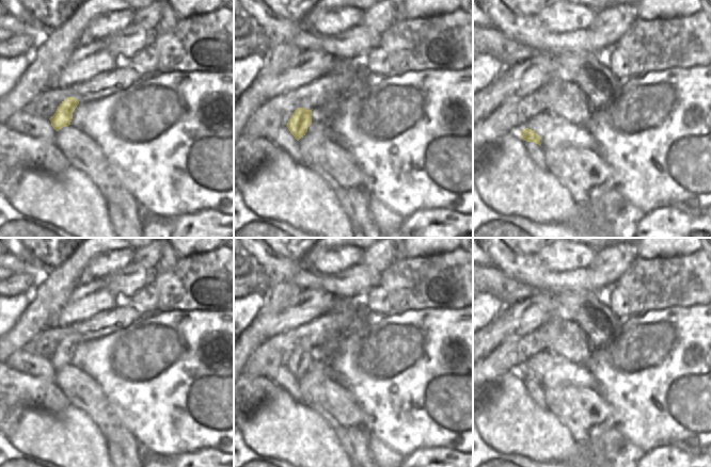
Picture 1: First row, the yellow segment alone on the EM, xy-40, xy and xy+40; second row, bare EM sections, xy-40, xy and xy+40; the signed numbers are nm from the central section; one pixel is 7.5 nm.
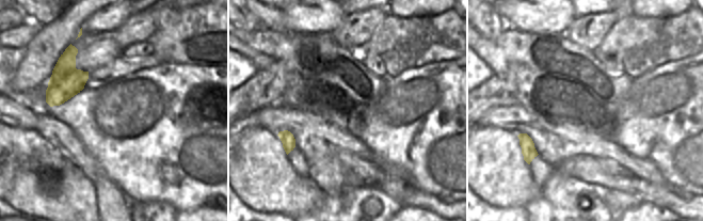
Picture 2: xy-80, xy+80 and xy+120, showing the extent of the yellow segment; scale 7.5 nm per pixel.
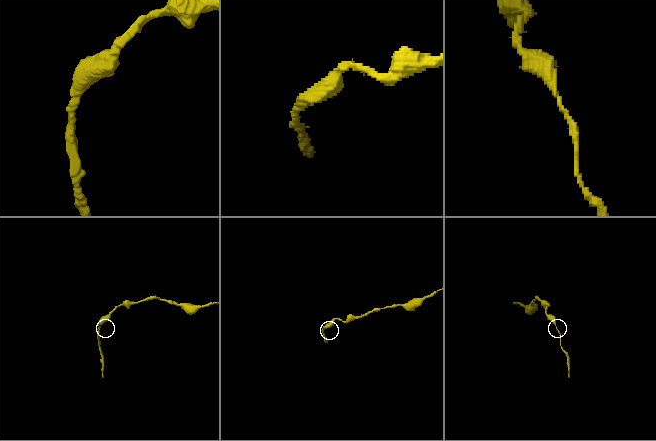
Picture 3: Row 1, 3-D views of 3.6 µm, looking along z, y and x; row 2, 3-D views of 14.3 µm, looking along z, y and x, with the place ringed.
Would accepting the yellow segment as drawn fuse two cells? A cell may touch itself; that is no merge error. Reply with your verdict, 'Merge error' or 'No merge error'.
No merge error

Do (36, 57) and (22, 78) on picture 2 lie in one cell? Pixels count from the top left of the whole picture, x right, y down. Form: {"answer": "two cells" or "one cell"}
{"answer": "one cell"}

